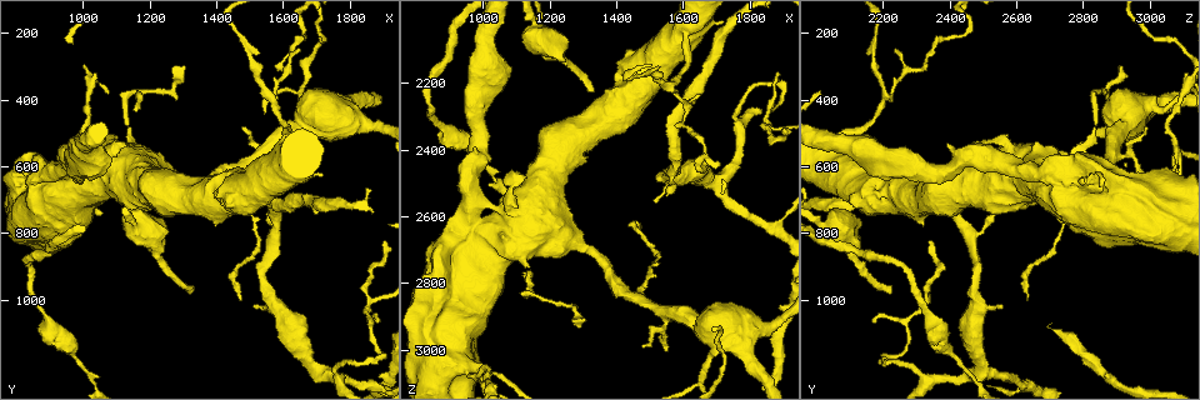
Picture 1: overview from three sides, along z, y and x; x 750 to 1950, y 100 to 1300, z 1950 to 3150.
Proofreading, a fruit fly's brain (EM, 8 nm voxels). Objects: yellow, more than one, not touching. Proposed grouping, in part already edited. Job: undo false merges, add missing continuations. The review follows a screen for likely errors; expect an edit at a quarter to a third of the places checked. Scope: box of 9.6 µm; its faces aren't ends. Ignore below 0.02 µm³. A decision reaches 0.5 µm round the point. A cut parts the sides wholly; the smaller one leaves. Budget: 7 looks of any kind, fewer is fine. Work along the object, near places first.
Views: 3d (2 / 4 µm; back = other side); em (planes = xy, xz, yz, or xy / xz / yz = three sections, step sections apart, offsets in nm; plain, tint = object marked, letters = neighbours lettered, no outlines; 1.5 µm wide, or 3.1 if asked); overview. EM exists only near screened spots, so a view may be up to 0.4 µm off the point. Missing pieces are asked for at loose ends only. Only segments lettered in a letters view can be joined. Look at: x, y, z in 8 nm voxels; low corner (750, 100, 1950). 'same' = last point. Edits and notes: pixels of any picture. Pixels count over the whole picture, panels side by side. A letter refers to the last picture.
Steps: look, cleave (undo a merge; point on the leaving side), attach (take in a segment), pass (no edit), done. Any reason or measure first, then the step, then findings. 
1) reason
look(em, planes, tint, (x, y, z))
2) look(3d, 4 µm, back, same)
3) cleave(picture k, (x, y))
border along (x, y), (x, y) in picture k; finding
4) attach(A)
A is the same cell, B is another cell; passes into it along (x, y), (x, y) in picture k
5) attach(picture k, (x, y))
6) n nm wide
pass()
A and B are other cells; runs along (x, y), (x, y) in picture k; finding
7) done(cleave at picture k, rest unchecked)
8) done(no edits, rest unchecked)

branch stops here
look(3d, 2 µm, (1890, 1060, 2170))

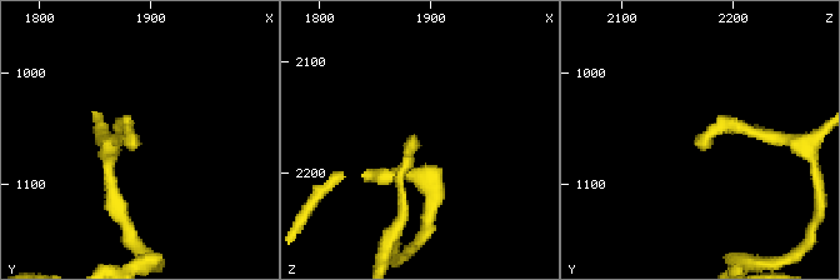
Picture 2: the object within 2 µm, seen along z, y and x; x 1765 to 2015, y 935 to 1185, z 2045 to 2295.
now the EM
look(em, planes, letters, (1886, 1070, 2170))

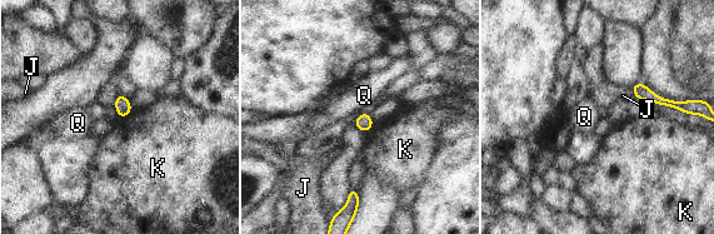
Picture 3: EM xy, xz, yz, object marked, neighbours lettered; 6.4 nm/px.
100 nm wide
pass()
J, K and Q are other cells; border along (133, 110), (119, 118) in picture 3; no lettered segment goes on from it

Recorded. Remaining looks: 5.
calibre changes
look(em, planes, plain, (1160, 770, 2030))

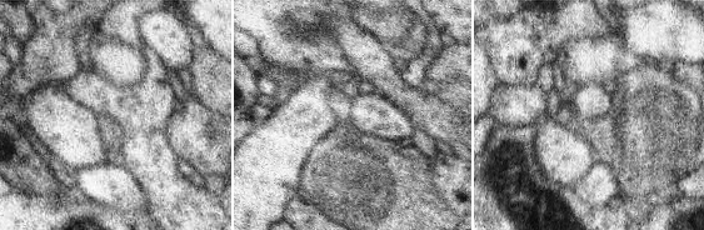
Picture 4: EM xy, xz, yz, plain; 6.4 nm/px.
look(em, planes, tint, same)

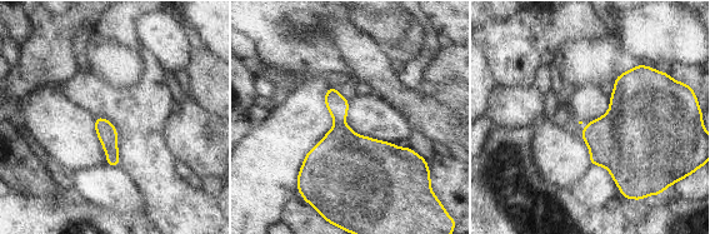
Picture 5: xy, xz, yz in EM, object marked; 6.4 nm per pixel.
look(em, planes, letters, same)

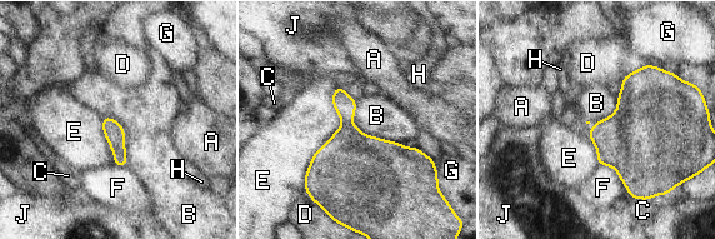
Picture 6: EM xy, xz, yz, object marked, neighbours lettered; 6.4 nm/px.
pass()
A, B, C, D, E, F, G, H and J are other cells; border along (355, 100), (361, 132), (399, 143) in picture 6; continuous, no second neuron

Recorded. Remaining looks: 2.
an open end
look(em, planes, letters, (1310, 310, 2900))

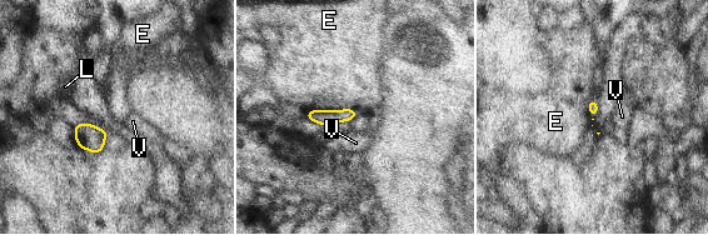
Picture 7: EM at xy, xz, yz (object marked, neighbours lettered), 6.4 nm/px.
pass()
E, L and V are other cells; runs along (353, 113), (348, 115), (309, 114) in picture 7; no lettered segment goes on from it

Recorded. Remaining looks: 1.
done(no edits, rest unchecked)

